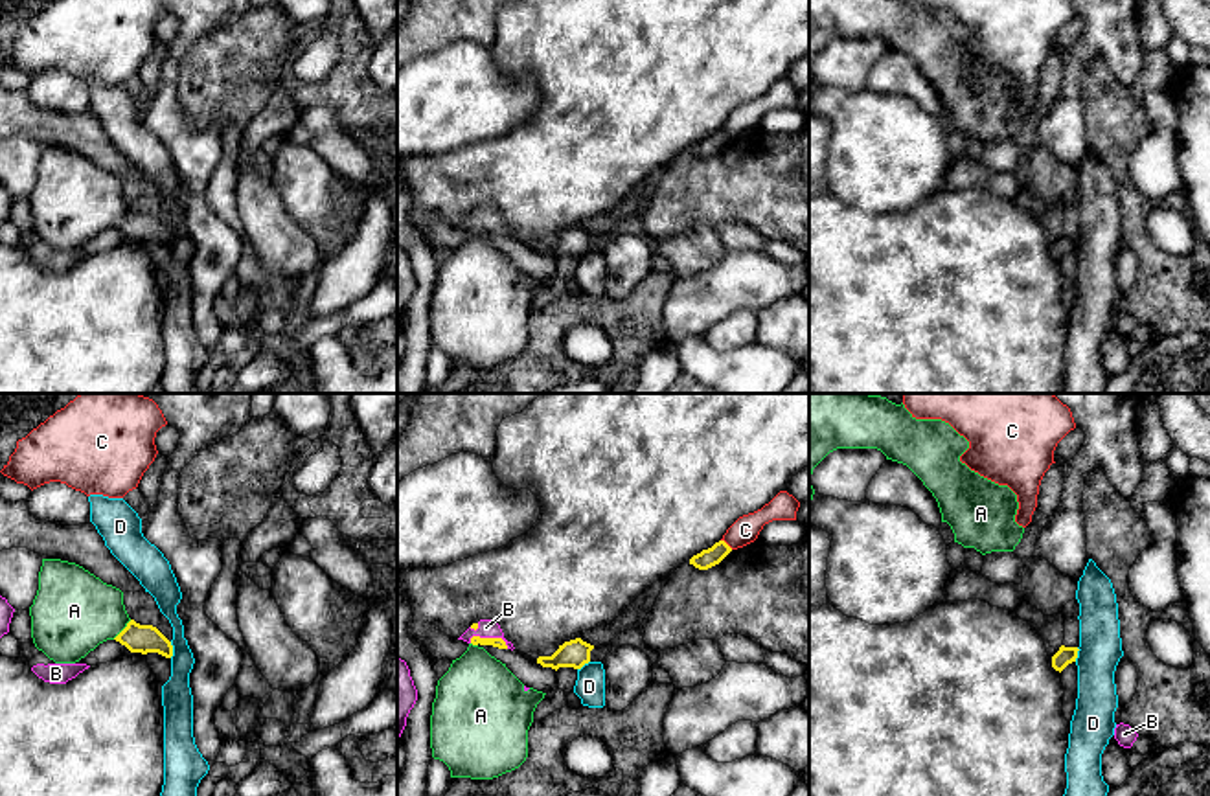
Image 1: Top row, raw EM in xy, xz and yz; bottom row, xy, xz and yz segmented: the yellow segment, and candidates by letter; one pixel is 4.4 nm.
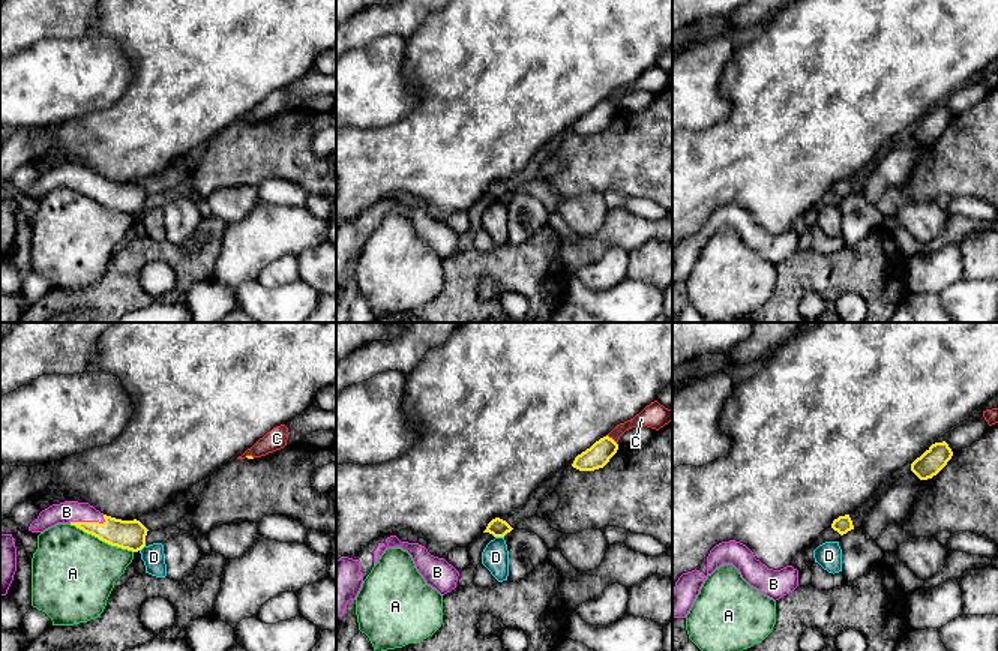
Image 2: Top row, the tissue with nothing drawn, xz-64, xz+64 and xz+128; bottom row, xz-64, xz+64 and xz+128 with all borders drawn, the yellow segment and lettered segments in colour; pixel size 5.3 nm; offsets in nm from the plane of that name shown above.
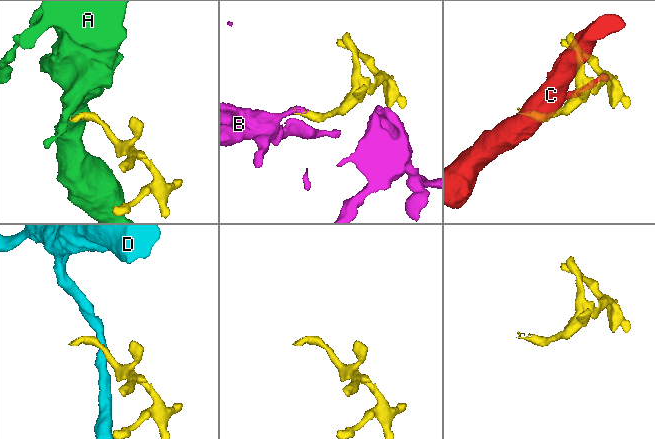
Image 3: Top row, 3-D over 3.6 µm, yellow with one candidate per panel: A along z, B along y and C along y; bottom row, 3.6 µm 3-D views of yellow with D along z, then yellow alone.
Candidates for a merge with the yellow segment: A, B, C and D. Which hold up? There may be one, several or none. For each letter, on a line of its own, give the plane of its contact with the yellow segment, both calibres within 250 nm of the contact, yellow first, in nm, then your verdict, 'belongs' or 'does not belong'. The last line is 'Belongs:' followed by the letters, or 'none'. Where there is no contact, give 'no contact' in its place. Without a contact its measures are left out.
A: contact in xy; calibres 130 and 360 nm; does not belong
B: contact in xz; calibres 50 and 80 nm; belongs
C: contact in xz; calibres 80 and 120 nm; does not belong
D: contact in xy; calibres 130 and 140 nm; does not belong
Belongs: B

